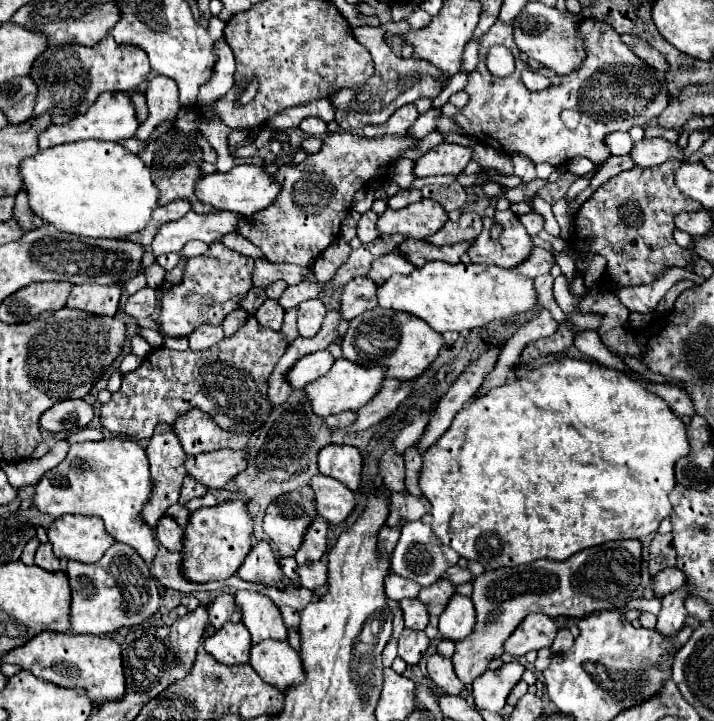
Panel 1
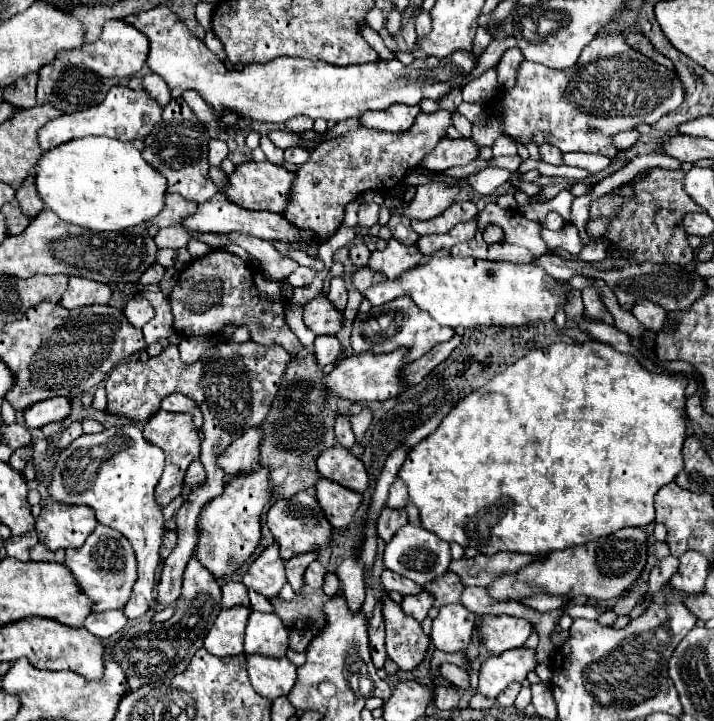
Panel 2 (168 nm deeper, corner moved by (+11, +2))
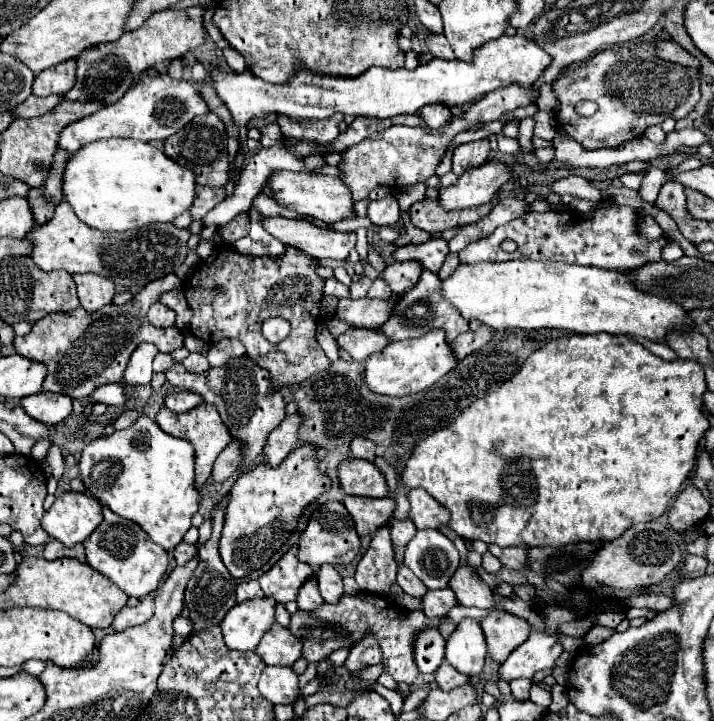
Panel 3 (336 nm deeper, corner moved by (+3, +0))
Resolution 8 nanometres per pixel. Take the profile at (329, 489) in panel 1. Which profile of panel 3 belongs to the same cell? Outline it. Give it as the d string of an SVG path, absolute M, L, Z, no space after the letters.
M345 496L341 502L355 522L357 534L371 534L389 522L395 502L391 498L365 498L365 496Z

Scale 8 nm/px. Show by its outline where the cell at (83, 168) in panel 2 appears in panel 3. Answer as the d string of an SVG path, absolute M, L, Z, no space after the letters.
M131 138L95 140L71 154L63 172L63 198L81 222L101 232L171 222L189 210L193 196L195 180L189 168L169 160L163 150Z

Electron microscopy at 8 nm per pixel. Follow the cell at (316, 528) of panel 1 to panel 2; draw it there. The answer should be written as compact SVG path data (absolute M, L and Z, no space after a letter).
M311 552L311 554L301 554L301 556L295 556L295 558L287 560L287 564L285 564L287 566L287 580L289 580L289 584L291 584L291 588L293 588L295 594L299 594L303 590L303 586L305 586L305 580L303 580L305 568L315 558L317 558L317 554Z

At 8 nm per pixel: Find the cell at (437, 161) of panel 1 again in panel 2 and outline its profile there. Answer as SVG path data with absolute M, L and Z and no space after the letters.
M443 138L439 142L439 146L423 158L421 166L425 166L427 170L443 172L451 166L469 164L477 156L479 156L479 146L473 140L469 140L469 138L457 138L457 140Z

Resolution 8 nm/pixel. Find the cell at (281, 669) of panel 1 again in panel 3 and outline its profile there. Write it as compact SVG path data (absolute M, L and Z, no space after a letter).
M267 666L259 680L259 692L273 704L291 704L297 698L297 674L289 666Z

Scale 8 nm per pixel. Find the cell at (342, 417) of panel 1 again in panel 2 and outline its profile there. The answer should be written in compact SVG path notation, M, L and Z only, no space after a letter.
M343 416L337 418L337 422L335 422L335 436L337 436L339 446L343 446L343 448L351 450L355 446L355 434L351 430L349 418L343 418Z

